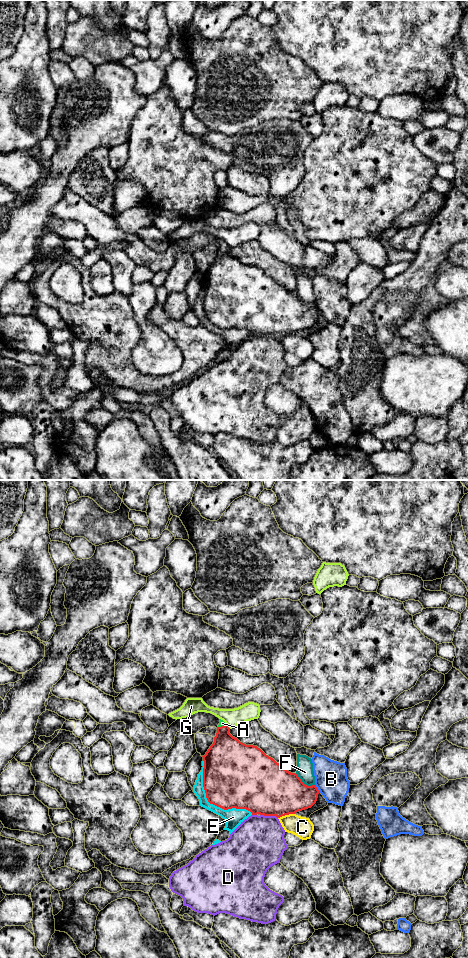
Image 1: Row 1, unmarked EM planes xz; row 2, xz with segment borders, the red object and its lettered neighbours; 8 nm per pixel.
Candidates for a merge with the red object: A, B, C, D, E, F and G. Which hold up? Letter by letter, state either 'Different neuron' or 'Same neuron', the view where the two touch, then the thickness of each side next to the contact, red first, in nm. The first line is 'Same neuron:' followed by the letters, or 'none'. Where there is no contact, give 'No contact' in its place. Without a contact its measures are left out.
Same neuron: A
A: Same neuron. Touches red in xz. Thickness 320 nm (red) against 50 nm
B: Different neuron. Touches red in xz. Thickness 320 nm (red) against 260 nm
C: Different neuron. Touches red in xz. Thickness 420 nm (red) against 170 nm
D: Different neuron. Touches red in xz. Thickness 460 nm (red) against 420 nm
E: Different neuron. Touches red in xz. Thickness 440 nm (red) against 140 nm
F: Different neuron. Touches red in xz. Thickness 400 nm (red) against 130 nm
G: Different neuron. Touches red in xz. Thickness 320 nm (red) against 140 nm

